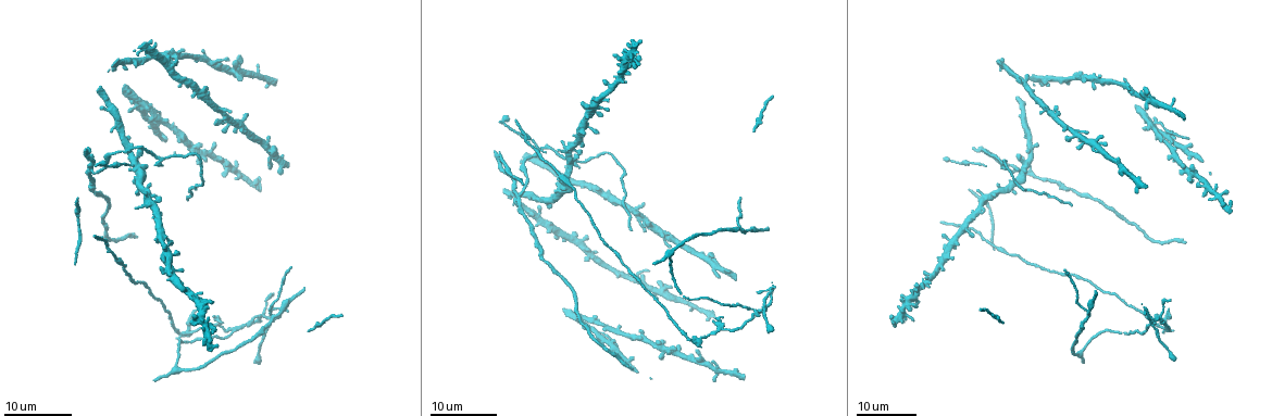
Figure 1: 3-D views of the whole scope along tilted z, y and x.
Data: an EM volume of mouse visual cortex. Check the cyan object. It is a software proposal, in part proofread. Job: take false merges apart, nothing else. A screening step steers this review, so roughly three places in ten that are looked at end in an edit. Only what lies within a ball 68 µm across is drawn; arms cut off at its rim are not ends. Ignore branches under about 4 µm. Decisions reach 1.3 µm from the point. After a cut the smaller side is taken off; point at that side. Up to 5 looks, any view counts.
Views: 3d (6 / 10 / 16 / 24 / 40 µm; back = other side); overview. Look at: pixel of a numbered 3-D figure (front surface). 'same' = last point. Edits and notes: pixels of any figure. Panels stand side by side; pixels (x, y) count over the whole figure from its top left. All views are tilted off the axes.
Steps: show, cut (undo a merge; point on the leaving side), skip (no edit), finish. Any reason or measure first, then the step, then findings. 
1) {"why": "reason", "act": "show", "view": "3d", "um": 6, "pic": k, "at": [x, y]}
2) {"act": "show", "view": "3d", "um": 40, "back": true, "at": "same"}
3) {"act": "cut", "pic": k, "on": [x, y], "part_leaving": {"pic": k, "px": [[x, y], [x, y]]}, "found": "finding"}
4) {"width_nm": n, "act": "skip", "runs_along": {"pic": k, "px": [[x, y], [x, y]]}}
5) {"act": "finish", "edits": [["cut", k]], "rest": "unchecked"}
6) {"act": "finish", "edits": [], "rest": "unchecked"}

{"why": "small branch off a trunk", "act": "show", "view": "3d", "um": 16, "pic": 1, "at": [159, 158]}

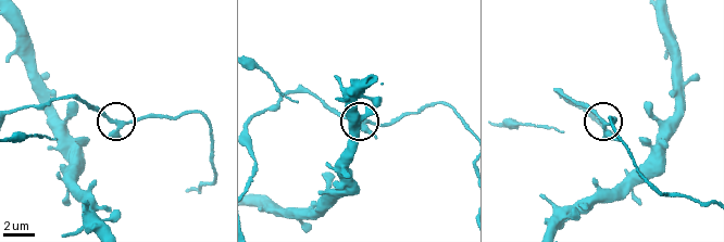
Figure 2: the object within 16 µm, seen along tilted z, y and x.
{"act": "show", "view": "3d", "um": 6, "pic": 2, "at": [119, 123]}

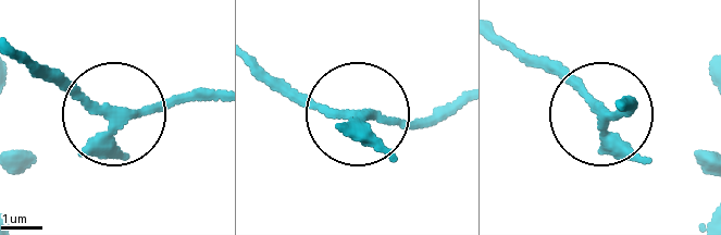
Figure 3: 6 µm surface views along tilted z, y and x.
{"arms": 3, "act": "cut", "pic": 3, "on": [76, 89], "part_leaving": {"pic": 3, "px": [[103, 138], [94, 114], [12, 48]]}, "found": "two cells meet here"}

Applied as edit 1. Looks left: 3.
{"why": "a fork", "act": "show", "view": "3d", "um": 16, "pic": 1, "at": [272, 316]}

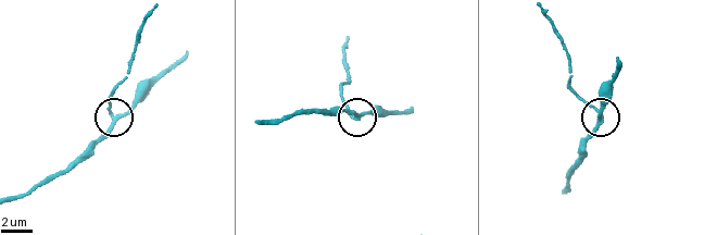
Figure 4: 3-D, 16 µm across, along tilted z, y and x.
{"act": "show", "view": "3d", "um": 10, "pic": 4, "at": [116, 115]}

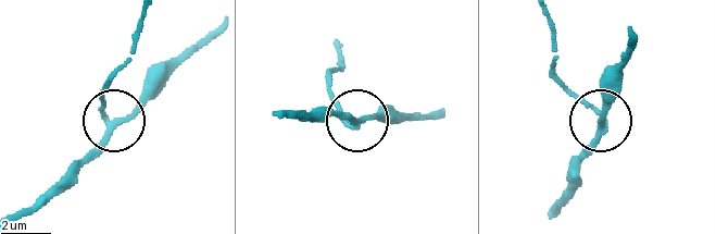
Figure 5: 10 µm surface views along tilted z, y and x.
{"side_arm_um": 6, "act": "cut", "pic": 5, "on": [103, 98], "part_leaving": {"pic": 5, "px": [[108, 121], [102, 106], [108, 82], [127, 58], [139, 21]]}, "found": "two cells meet here"}

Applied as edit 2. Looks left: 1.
{"act": "finish", "edits": [["cut", 3], ["cut", 5]], "rest": "unchecked"}

